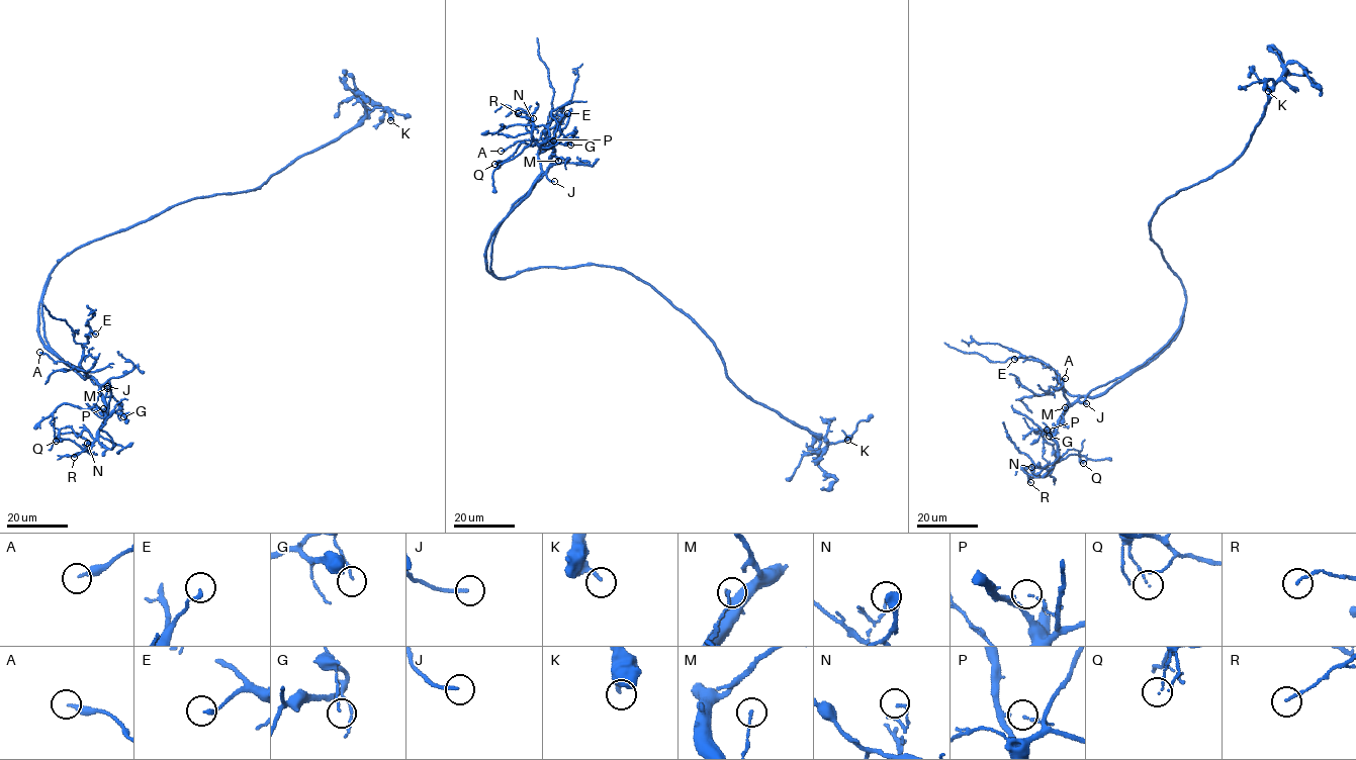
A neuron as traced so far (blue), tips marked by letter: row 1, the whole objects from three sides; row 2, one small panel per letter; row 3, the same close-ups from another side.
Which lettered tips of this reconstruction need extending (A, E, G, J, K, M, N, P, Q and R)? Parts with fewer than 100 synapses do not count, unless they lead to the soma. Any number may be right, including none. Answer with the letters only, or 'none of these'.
J

